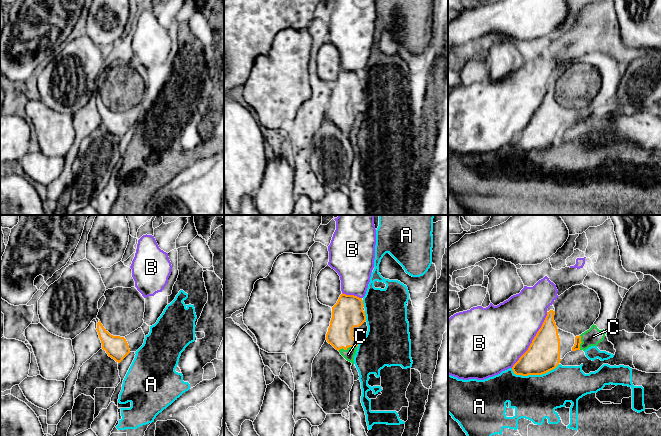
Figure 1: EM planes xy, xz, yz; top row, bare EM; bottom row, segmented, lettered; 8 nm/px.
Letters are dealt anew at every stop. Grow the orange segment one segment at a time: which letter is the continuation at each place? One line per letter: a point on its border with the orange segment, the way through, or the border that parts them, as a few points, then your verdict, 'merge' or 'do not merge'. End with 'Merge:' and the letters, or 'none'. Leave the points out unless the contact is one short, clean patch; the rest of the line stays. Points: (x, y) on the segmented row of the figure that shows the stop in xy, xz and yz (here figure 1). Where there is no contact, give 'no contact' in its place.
A: contact yz (535, 374); do not merge
B: contact yz (532, 340); do not merge
C: contact xz (347, 347); way xz (345, 316), (347, 347), (348, 354); merge
Merge: C

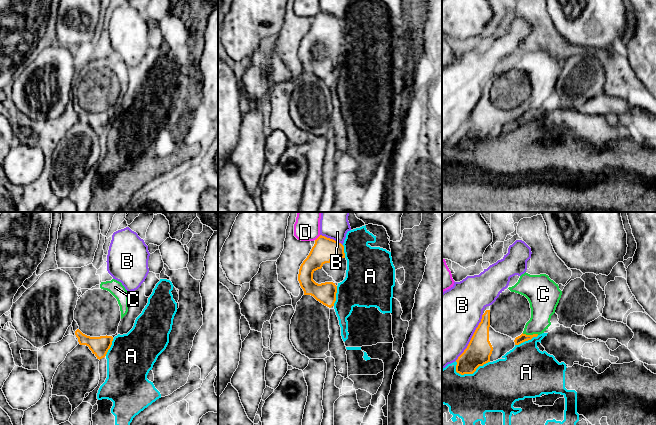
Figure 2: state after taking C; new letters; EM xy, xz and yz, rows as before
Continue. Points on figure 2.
A: contact yz (472, 373); do not merge
B: contact yz (472, 337); do not merge
C: contact yz (530, 335); way yz (522, 338), (530, 335), (540, 321), (542, 307); merge
D: contact xz (317, 238); do not merge
Merge: C

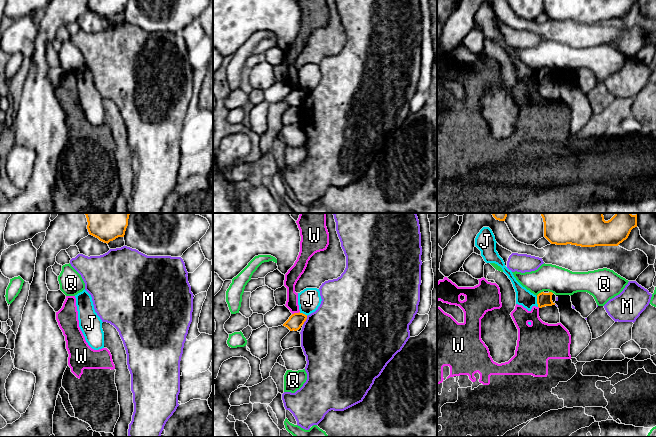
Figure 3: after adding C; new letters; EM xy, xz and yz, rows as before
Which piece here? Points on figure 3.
J: contact yz (537, 301); do not merge
M: contact xz (305, 320); do not merge
Q: contact yz (539, 293); border yz (542, 291), (536, 295); do not merge
W: contact xz (295, 313); border xz (299, 311), (292, 314); do not merge
Merge: none

